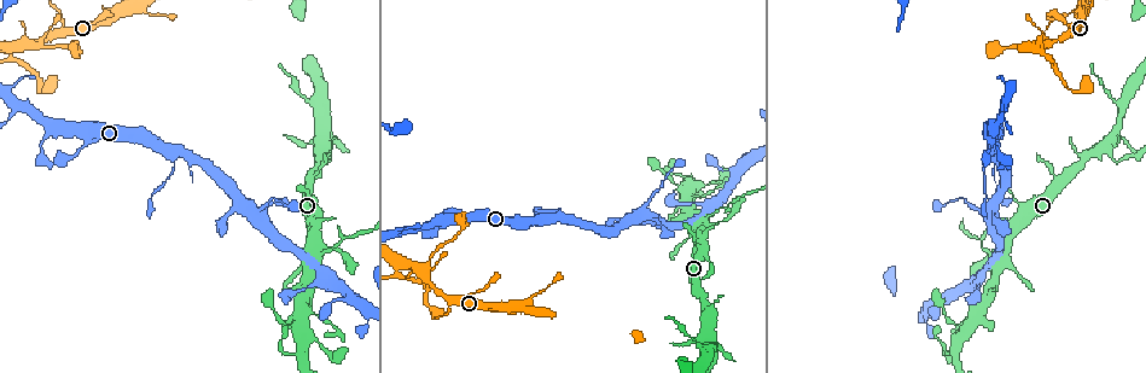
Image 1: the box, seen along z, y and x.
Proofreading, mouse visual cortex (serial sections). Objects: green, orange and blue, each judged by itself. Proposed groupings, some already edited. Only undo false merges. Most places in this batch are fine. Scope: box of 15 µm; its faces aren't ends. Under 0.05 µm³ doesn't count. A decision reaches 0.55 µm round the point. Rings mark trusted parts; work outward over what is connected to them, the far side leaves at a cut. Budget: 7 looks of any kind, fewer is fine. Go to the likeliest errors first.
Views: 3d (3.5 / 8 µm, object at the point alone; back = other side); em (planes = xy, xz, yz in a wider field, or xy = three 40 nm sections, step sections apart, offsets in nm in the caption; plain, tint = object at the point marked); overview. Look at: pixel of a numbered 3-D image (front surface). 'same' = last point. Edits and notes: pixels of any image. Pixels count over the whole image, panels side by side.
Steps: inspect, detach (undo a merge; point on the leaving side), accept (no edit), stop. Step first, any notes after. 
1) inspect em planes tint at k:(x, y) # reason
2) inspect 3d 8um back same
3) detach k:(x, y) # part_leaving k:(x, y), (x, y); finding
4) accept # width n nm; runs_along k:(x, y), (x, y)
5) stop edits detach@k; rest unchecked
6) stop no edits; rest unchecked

inspect 3d 3.5um at 1:(559, 217)

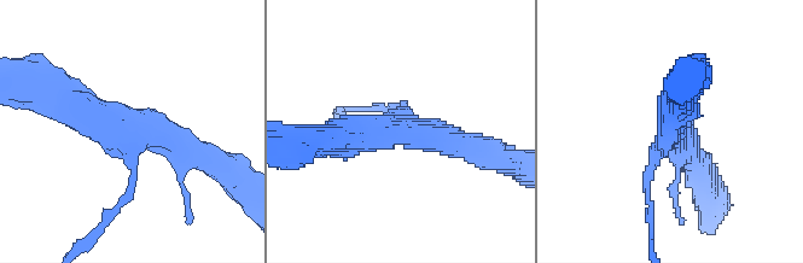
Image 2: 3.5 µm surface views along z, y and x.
inspect em xy step 3 tint at 2:(132, 128) # arms 3; arm_widths 100, 350, 500 nm; need the tissue

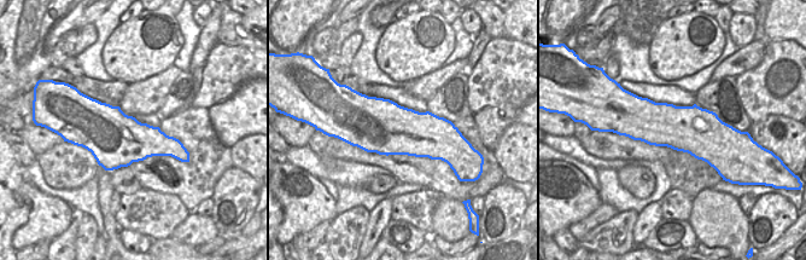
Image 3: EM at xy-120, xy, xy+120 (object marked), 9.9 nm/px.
accept # runs_along 2:(62, 100), (202, 156); continuous, no second cell

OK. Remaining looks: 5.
inspect 3d 8um at 1:(696, 222) # three arms meet

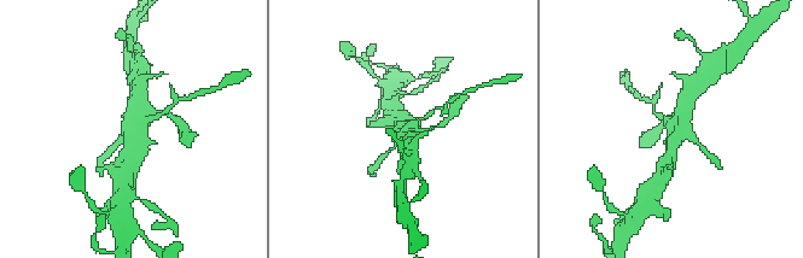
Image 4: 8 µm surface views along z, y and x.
inspect 3d 3.5um at 4:(133, 138) # zoom in

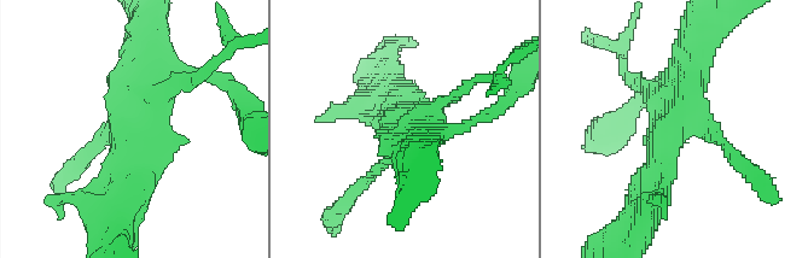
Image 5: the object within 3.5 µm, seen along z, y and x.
inspect em xy step 5 tint at 5:(674, 128) # now the EM

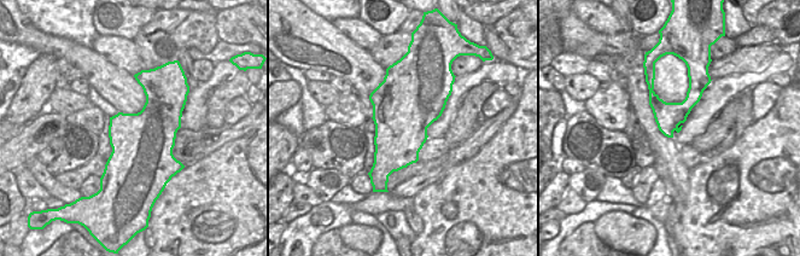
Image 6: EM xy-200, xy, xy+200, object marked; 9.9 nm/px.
accept # runs_along 5:(685, 53), (647, 201); continuous, no second cell

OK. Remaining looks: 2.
inspect 3d 3.5um at 1:(969, 314)

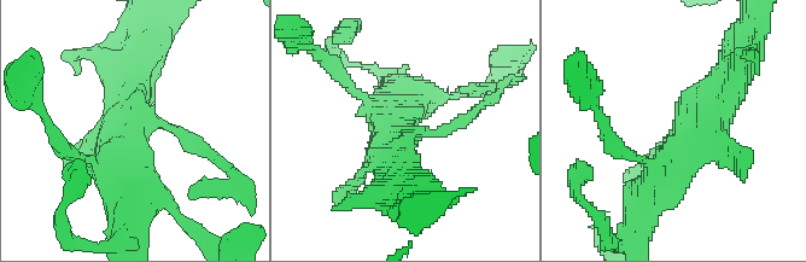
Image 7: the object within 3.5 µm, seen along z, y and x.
inspect em xy step 3 tint at 7:(148, 123)

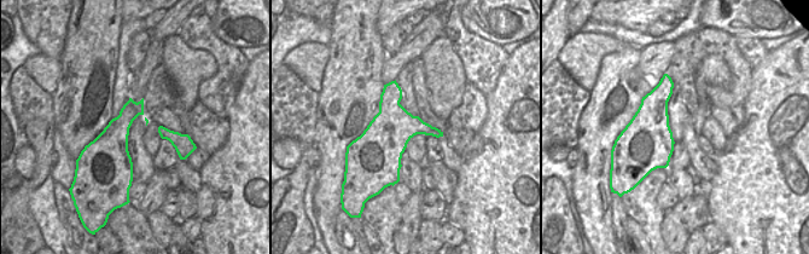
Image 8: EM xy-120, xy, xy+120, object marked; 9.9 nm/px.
accept # runs_along 7:(130, 94), (212, 157); continuous, no second cell

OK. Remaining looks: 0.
stop no edits; rest unchecked

